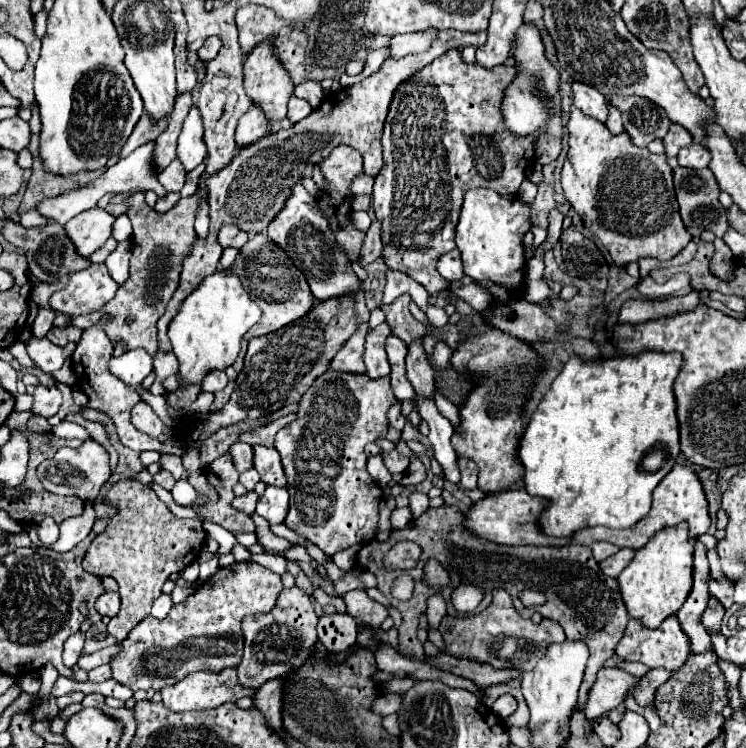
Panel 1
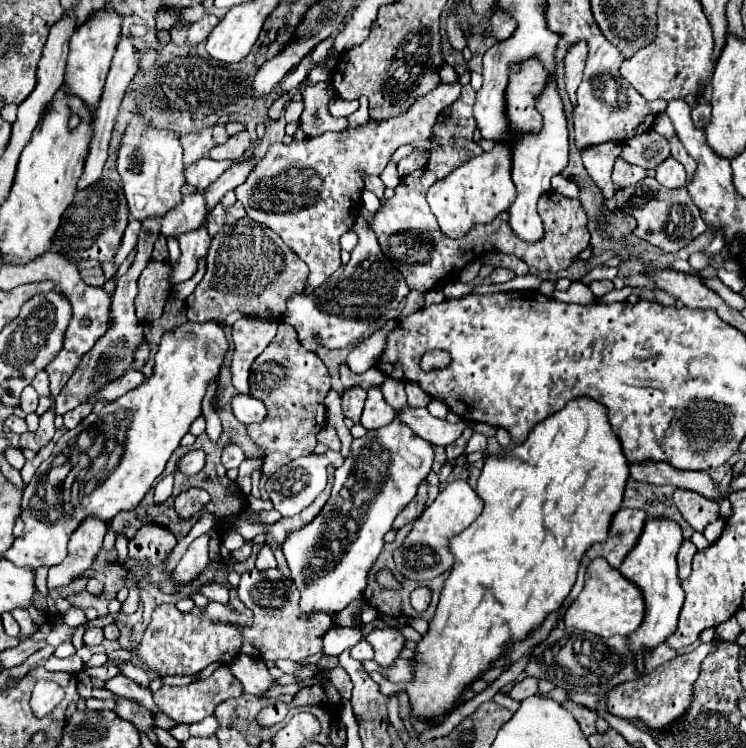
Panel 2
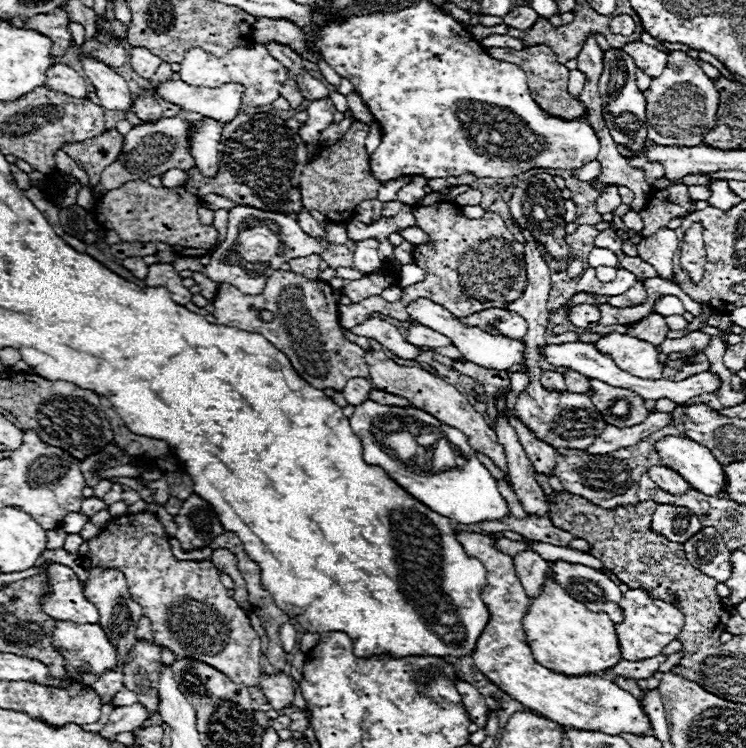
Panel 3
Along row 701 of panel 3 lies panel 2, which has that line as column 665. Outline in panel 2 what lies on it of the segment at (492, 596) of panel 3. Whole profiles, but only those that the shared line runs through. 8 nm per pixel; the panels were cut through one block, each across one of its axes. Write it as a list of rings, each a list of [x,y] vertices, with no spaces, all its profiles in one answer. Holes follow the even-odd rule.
[[[650,518],[650,520],[646,520],[636,546],[628,552],[628,556],[624,558],[624,562],[620,566],[620,572],[628,580],[632,580],[634,584],[640,586],[640,590],[644,592],[644,600],[646,600],[644,622],[634,634],[628,636],[630,650],[636,654],[638,670],[642,670],[642,666],[644,666],[642,652],[658,646],[676,630],[678,614],[680,614],[680,608],[684,602],[684,590],[680,586],[678,564],[676,564],[676,554],[680,550],[680,544],[682,544],[682,528],[678,526],[678,522],[674,522],[670,518]]]

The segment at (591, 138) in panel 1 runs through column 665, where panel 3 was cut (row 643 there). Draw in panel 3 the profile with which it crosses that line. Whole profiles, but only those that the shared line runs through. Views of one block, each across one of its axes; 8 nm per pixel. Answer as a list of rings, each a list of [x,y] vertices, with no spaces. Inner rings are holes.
[[[138,512],[138,514],[126,514],[112,518],[102,532],[90,540],[90,560],[92,566],[98,568],[118,568],[126,576],[126,584],[130,588],[130,594],[134,600],[144,608],[144,616],[152,624],[154,640],[158,646],[166,646],[176,658],[192,658],[192,660],[202,660],[204,664],[210,664],[212,668],[218,668],[224,676],[230,676],[234,684],[242,684],[246,688],[258,686],[262,688],[262,694],[270,702],[274,710],[282,710],[292,704],[294,698],[294,688],[292,688],[292,678],[286,674],[264,674],[260,668],[260,638],[250,626],[248,616],[244,610],[238,606],[236,600],[228,596],[228,590],[220,582],[220,570],[210,562],[186,562],[186,560],[176,560],[168,536],[164,532],[162,522],[150,514],[150,512]]]

